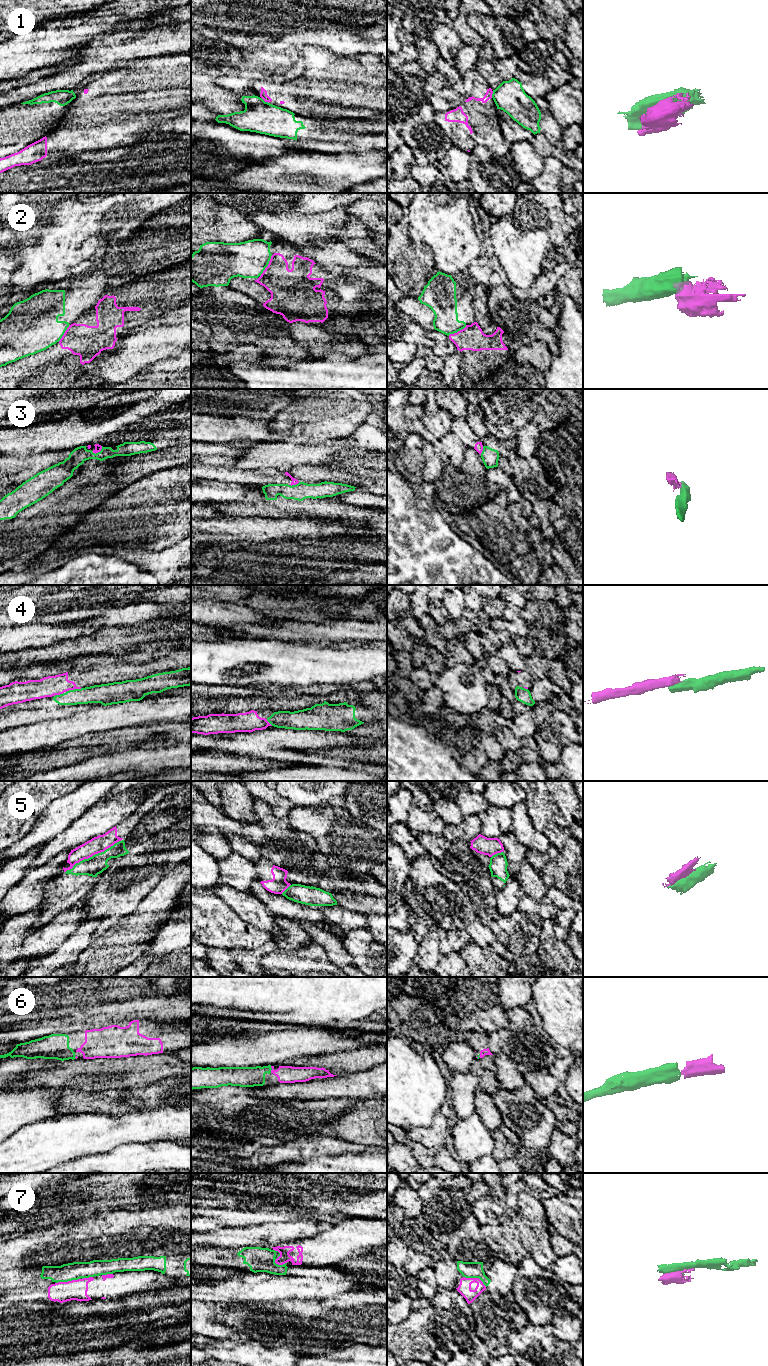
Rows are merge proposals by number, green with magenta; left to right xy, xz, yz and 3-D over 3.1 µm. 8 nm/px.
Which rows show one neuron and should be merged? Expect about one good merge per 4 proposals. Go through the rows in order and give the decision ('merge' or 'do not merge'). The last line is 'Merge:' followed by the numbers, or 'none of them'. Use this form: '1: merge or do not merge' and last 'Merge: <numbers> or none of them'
1: do not merge
2: do not merge
3: do not merge
4: do not merge
5: do not merge
6: merge
7: do not merge
Merge: 6

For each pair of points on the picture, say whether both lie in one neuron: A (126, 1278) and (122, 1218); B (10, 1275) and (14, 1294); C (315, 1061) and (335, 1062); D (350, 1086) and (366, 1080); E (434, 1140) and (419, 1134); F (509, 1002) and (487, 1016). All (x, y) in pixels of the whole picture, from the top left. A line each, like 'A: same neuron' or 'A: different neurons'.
A: different neurons
B: different neurons
C: same neuron
D: same neuron
E: same neuron
F: different neurons

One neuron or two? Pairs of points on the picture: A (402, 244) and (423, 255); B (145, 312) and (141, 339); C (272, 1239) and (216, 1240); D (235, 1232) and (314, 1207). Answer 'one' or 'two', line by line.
A: one
B: two
C: one
D: two

